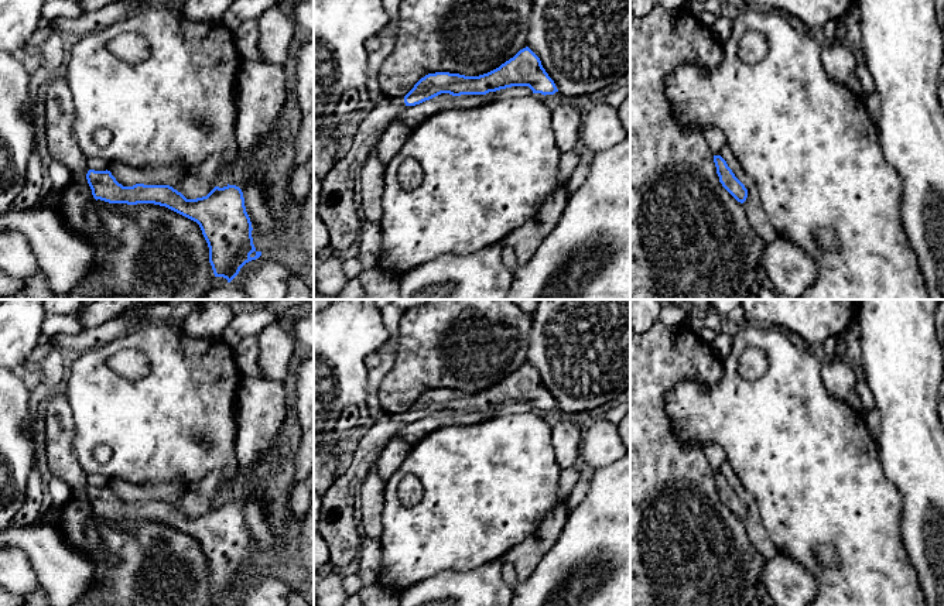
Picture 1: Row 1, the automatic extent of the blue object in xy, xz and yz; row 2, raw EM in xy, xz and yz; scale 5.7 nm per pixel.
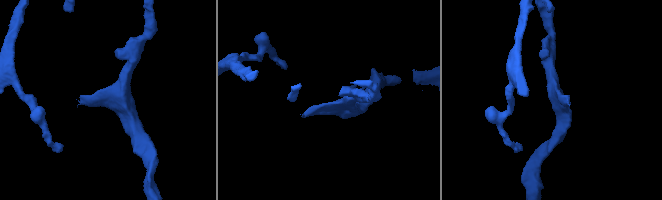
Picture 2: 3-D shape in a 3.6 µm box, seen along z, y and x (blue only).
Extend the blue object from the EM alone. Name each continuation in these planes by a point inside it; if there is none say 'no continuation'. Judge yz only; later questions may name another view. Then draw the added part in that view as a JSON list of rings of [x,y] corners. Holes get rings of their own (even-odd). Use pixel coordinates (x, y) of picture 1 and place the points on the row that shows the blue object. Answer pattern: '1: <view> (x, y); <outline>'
no continuation

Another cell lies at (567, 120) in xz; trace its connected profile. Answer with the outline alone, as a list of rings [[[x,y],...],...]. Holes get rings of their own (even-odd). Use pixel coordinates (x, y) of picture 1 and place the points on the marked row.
[[[557,106],[553,110],[553,131],[555,144],[564,154],[579,144],[579,129],[584,114],[581,107]]]

